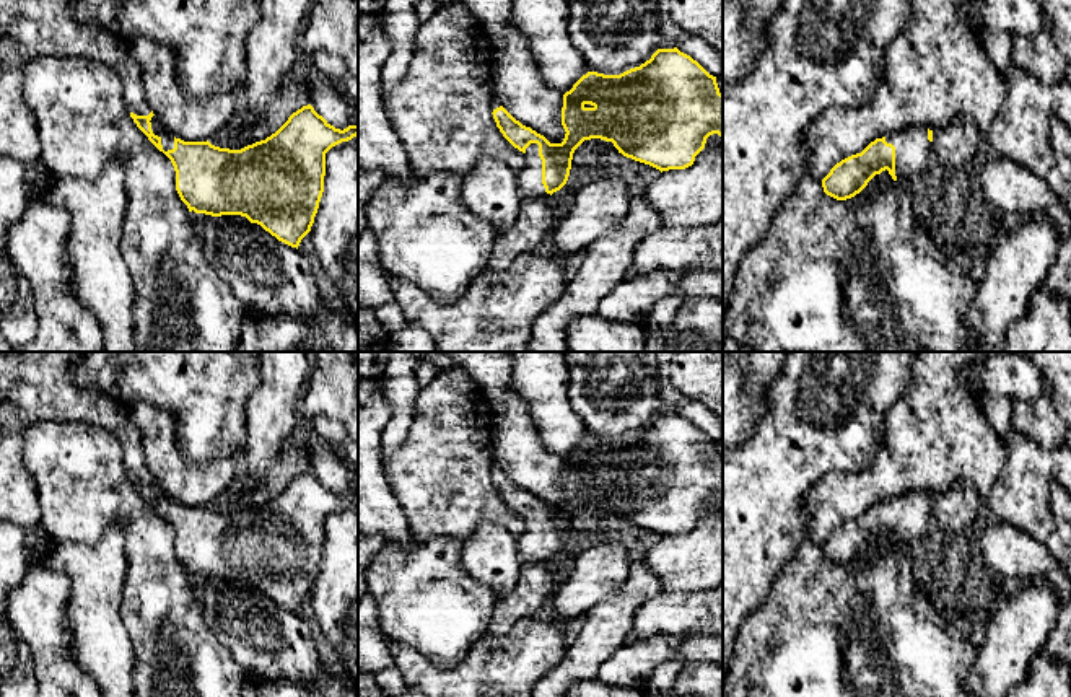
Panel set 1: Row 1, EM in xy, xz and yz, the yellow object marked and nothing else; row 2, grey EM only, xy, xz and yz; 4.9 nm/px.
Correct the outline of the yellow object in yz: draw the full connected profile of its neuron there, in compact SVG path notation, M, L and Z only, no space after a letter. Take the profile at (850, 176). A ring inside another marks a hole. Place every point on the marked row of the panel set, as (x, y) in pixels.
M908 127L889 137L876 138L861 153L837 163L822 179L824 192L837 200L859 194L882 171L907 184L933 158L933 130Z

